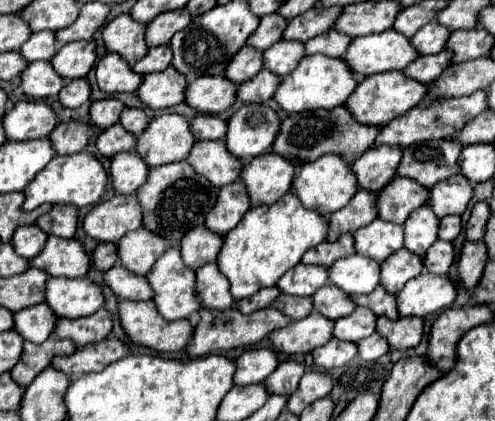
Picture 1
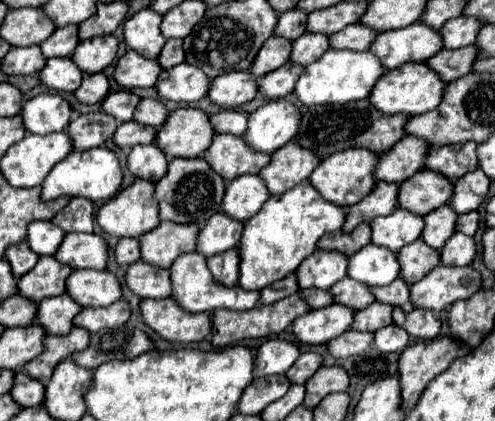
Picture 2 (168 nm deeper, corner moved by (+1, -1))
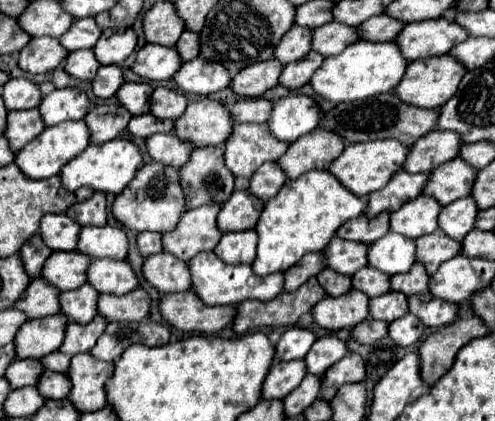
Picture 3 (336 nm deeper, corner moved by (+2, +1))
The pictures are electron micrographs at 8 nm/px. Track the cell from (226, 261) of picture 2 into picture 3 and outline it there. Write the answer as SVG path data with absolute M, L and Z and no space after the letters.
M241 230L233 234L223 234L215 254L227 264L249 264L257 248L257 234L253 230Z

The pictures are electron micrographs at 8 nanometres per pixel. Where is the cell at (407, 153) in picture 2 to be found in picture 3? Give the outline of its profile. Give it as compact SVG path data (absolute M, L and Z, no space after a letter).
M433 130L425 138L421 138L419 142L415 142L411 146L409 158L403 168L409 174L417 174L417 172L429 174L431 170L435 170L443 162L457 158L463 144L465 142L461 142L459 134Z

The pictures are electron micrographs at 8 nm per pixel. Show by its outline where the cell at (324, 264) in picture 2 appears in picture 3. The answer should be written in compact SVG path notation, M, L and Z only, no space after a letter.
M333 238L329 246L325 248L327 252L327 268L339 272L339 274L349 274L353 276L357 270L367 266L367 252L369 244L363 242L351 242L343 238Z

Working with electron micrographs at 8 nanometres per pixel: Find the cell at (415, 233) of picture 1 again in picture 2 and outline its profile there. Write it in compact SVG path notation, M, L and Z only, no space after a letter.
M448 206L436 208L434 212L424 216L424 230L422 230L422 240L424 244L428 244L430 248L440 250L446 240L452 236L454 232L454 222L456 222L456 212Z

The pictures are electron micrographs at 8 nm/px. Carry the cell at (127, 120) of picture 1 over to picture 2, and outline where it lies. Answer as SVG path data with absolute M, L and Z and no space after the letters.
M146 98L146 100L140 100L138 108L134 110L134 118L138 124L144 124L144 126L162 126L164 120L166 120L168 112L166 108L162 106L160 100L152 100L152 98Z

